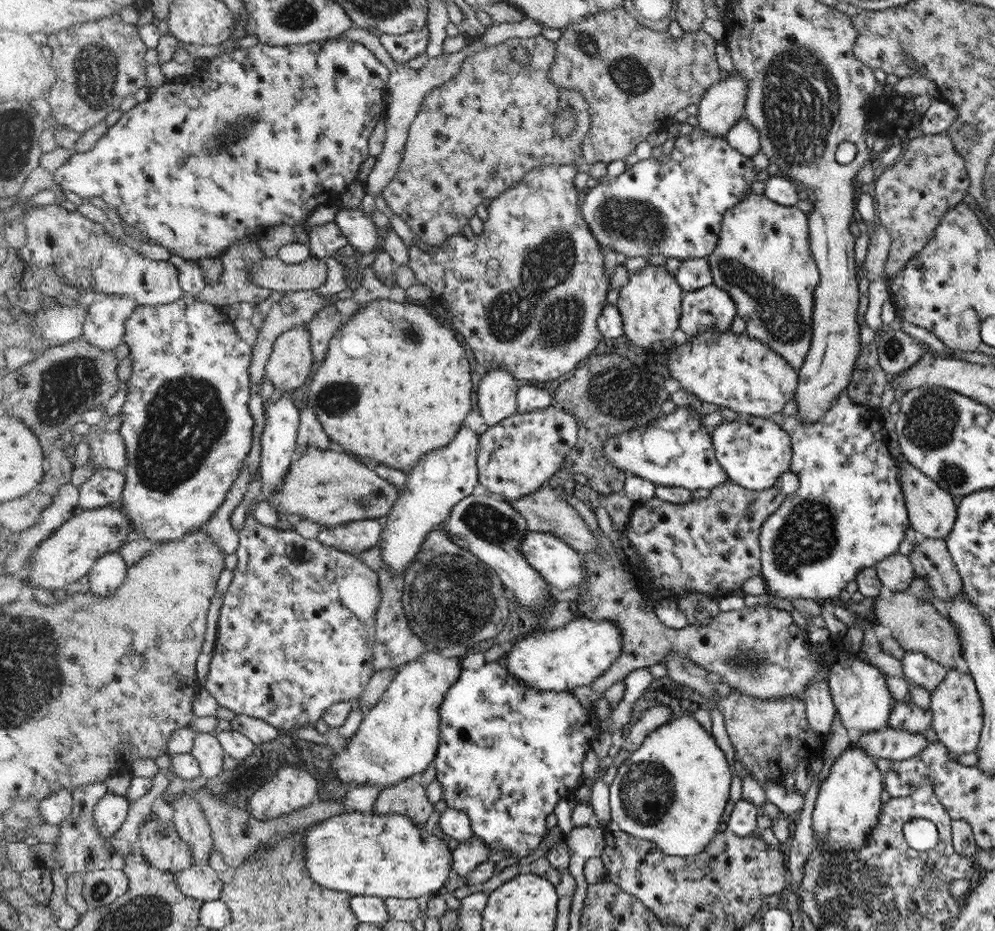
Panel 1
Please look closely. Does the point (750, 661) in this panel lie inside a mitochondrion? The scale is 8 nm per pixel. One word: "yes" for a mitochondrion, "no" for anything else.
yes

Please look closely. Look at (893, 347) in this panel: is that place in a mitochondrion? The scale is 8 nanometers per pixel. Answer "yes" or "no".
yes

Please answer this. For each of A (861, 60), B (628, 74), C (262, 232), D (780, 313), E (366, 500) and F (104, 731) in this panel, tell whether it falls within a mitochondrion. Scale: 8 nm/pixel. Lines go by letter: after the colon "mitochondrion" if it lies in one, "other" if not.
A: other
B: mitochondrion
C: other
D: mitochondrion
E: mitochondrion
F: other

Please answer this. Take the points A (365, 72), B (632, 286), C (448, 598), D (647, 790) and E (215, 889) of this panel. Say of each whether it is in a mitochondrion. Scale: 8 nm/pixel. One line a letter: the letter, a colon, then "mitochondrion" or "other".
A: other
B: other
C: mitochondrion
D: mitochondrion
E: other

